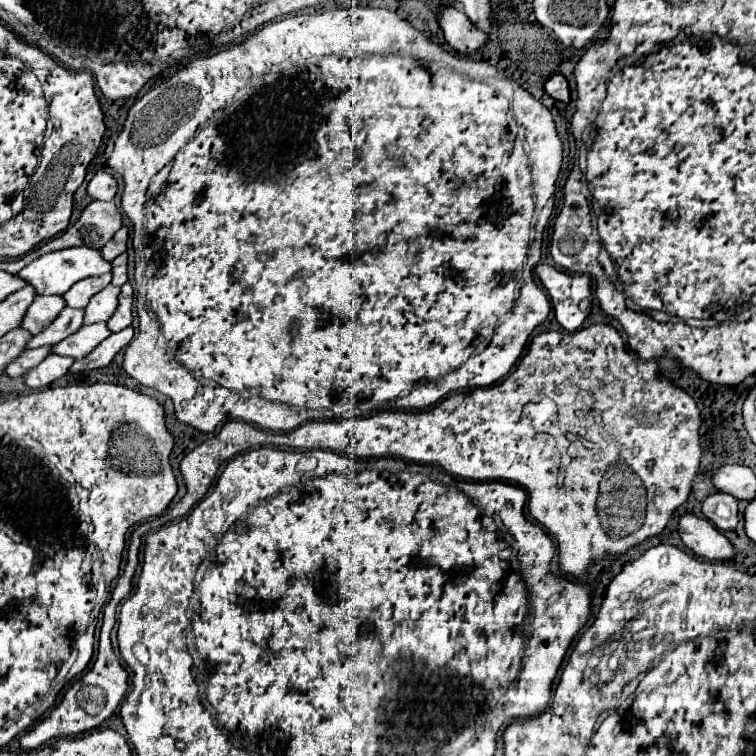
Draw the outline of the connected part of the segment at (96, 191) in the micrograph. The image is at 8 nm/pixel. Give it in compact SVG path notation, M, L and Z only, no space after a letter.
M102 169L96 171L96 175L90 181L90 197L100 199L100 201L112 201L116 191L118 191L116 179Z

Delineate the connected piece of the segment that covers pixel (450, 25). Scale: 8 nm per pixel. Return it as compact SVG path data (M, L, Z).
M440 5L436 17L444 31L446 43L452 45L456 51L472 55L486 43L486 35L470 19L466 19L466 15L458 7Z

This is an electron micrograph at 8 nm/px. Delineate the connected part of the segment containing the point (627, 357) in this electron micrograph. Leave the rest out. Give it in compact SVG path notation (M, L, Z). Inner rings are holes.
M593 324L589 327L582 328L580 331L569 333L566 331L548 331L548 333L540 333L538 337L534 337L526 351L526 355L520 359L518 367L514 369L514 373L510 373L510 377L506 377L502 383L492 385L488 389L472 389L472 391L464 391L464 393L454 393L448 399L436 403L432 409L428 411L382 411L382 413L374 413L370 417L356 417L356 419L342 419L342 421L310 421L304 423L302 427L294 429L292 433L284 433L284 447L292 447L292 449L323 449L336 453L354 453L358 457L404 457L410 461L418 461L418 463L440 463L440 467L444 471L448 471L450 475L462 477L462 479L474 479L474 481L484 481L484 479L504 479L504 481L512 481L514 485L520 485L526 489L526 493L530 495L528 501L528 509L530 515L542 525L546 527L556 539L558 539L558 549L560 549L560 569L564 573L570 573L574 577L582 577L584 571L590 567L590 563L598 557L610 557L616 559L618 555L626 553L630 547L642 543L648 537L658 535L666 523L670 521L672 513L676 507L680 507L688 495L690 495L690 485L692 479L698 473L700 467L700 411L694 403L694 399L682 391L680 387L674 387L668 379L660 379L658 373L658 365L654 361L642 361L642 359L634 359L634 355L630 351L626 351L620 333L614 329L611 324ZM538 395L546 395L550 397L556 407L558 407L558 429L560 433L570 441L568 449L566 449L566 469L565 477L560 481L558 477L558 468L561 463L561 455L556 448L556 439L550 433L539 433L532 427L532 421L528 417L522 417L522 409L534 401L534 397ZM618 459L624 459L624 469L622 467L610 467L610 463L618 463Z

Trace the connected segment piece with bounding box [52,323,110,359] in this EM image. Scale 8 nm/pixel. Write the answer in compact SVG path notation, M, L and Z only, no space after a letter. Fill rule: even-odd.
M94 323L94 325L82 325L74 335L68 335L62 339L62 343L56 343L52 351L56 355L68 355L72 359L82 359L82 355L88 355L102 339L106 339L110 331L106 331L106 323Z

